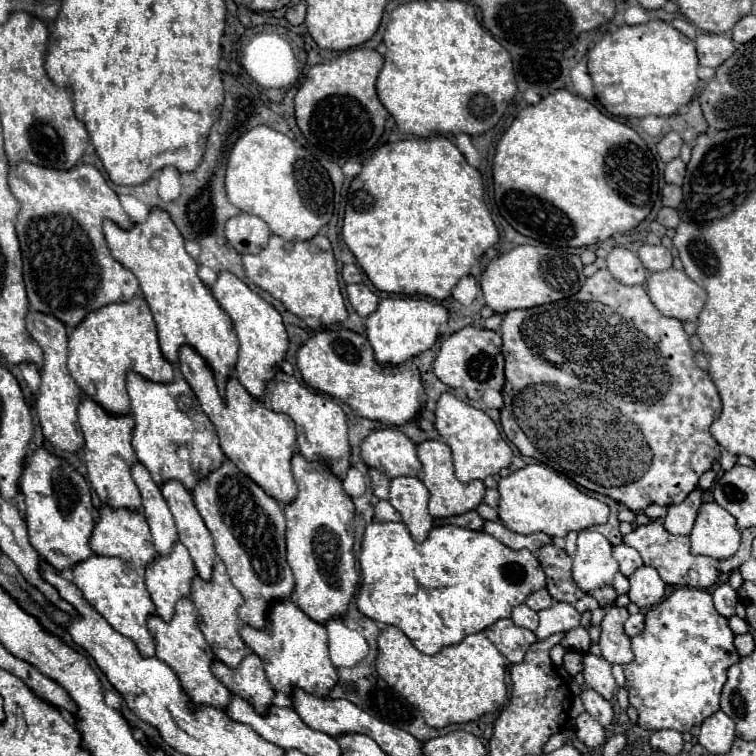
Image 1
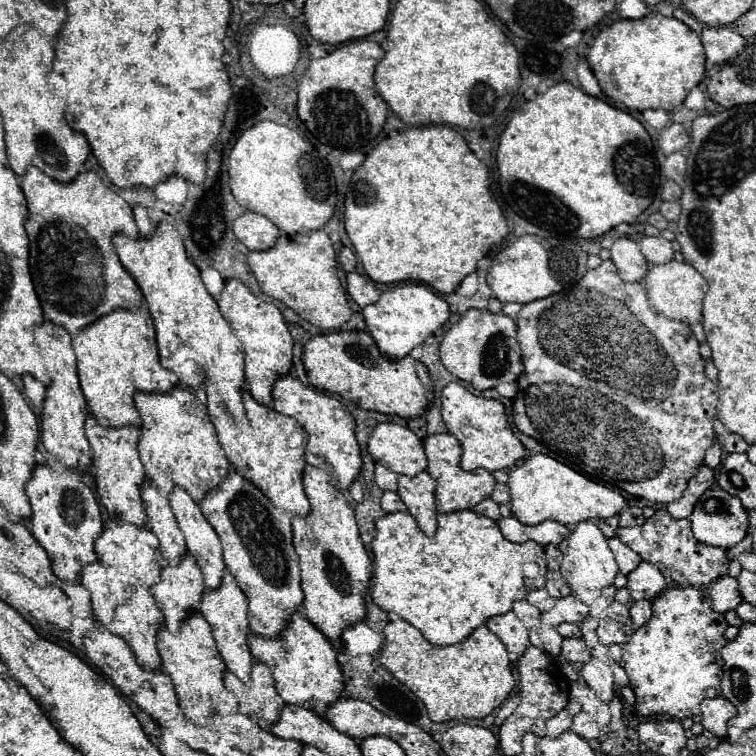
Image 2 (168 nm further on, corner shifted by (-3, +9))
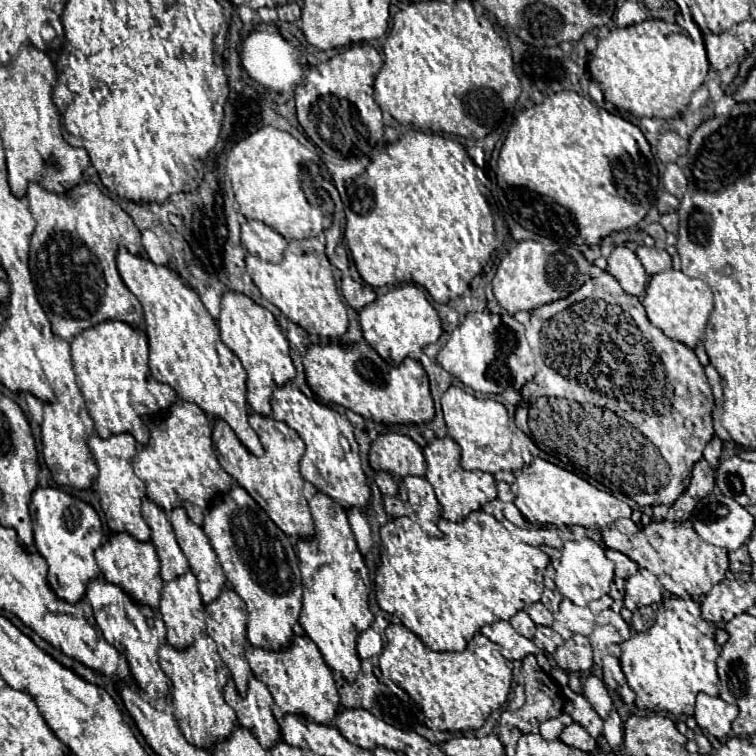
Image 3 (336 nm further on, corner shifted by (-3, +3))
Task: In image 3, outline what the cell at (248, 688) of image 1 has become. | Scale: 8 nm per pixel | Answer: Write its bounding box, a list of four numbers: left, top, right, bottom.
[225,678,279,748]

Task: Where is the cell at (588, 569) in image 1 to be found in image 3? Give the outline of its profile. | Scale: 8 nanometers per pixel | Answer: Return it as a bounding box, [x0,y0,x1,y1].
[555,526,615,606]

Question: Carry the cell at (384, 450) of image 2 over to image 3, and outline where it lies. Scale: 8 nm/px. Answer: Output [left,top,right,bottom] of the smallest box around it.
[369,432,427,478]

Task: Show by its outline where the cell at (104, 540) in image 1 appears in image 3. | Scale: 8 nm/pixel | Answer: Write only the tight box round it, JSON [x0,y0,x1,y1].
[95,532,163,610]

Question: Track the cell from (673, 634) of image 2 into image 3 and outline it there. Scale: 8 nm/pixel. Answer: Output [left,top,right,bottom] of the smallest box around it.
[621,598,721,716]

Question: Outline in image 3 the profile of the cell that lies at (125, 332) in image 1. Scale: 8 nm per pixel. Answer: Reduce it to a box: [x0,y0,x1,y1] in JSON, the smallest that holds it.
[71,320,177,446]

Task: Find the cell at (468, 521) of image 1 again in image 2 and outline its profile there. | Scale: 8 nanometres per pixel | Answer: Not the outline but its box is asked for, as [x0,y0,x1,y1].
[475,498,501,520]

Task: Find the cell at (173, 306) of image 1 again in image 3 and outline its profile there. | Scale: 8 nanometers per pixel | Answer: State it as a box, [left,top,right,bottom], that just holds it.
[117,246,263,456]

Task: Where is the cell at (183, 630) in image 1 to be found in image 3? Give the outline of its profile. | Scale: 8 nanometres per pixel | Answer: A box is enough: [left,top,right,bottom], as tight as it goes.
[159,632,237,748]

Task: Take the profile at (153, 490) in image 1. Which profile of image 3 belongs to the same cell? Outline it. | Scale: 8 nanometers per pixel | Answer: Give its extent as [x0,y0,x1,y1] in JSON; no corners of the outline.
[143,496,189,582]

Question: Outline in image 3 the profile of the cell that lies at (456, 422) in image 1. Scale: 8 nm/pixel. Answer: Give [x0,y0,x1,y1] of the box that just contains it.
[441,386,533,474]

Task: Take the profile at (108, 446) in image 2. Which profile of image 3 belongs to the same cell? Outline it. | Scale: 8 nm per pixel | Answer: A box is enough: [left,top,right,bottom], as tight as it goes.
[89,434,149,542]

